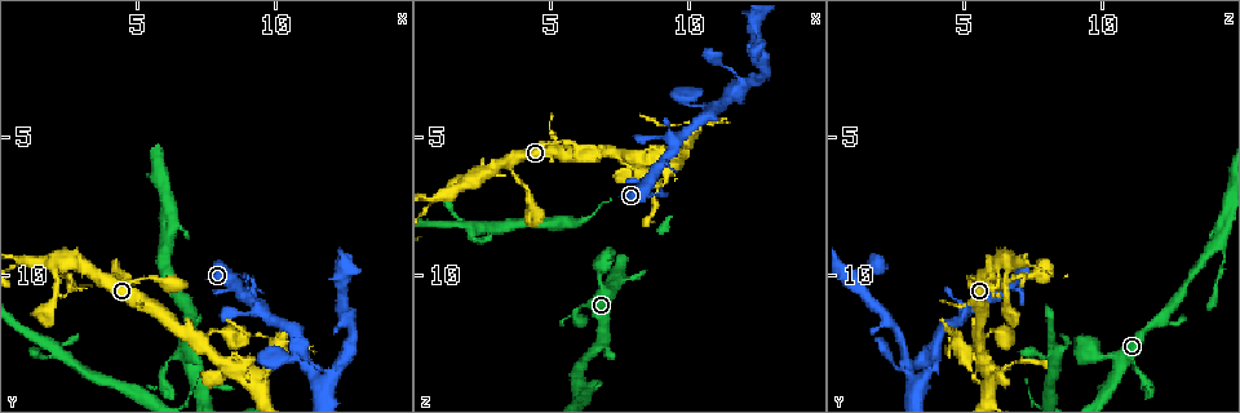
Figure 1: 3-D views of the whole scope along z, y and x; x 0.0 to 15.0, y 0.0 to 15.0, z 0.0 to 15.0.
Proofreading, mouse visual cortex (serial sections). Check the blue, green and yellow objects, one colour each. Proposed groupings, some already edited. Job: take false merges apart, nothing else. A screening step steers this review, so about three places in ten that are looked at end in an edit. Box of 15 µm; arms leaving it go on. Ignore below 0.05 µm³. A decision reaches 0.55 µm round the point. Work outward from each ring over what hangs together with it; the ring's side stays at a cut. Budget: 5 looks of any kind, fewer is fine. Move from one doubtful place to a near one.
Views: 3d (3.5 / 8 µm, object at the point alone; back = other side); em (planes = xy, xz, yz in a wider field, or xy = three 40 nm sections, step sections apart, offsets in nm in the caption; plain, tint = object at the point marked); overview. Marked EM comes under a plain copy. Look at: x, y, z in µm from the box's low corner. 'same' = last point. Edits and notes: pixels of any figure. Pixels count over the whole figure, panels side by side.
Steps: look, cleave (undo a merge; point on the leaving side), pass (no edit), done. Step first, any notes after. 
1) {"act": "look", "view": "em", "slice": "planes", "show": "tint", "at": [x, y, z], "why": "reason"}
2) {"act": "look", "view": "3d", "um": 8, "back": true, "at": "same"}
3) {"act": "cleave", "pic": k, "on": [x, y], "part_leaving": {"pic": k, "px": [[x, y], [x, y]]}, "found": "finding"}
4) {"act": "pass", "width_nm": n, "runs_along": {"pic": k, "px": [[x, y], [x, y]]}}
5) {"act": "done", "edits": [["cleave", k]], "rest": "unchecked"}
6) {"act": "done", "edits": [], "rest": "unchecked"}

{"act": "look", "view": "3d", "um": 3.5, "at": [5.9, 8.9, 14.2], "why": "abrupt turn"}

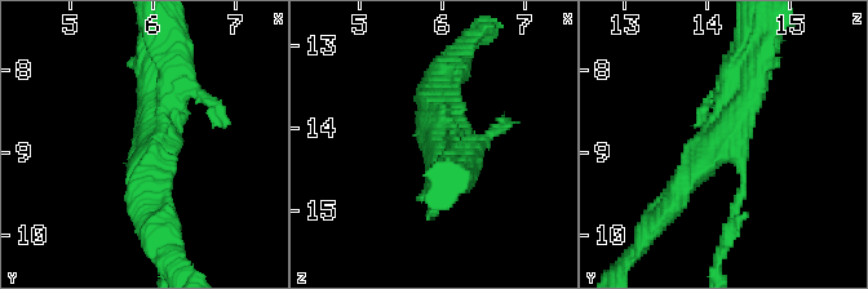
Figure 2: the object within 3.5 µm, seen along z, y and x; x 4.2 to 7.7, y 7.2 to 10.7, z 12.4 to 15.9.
{"act": "look", "view": "em", "slice": "xy", "step": 2, "show": "tint", "at": [6.05, 8.85, 14.10], "arms": 3, "arm_widths_nm": [100, 300, 400]}

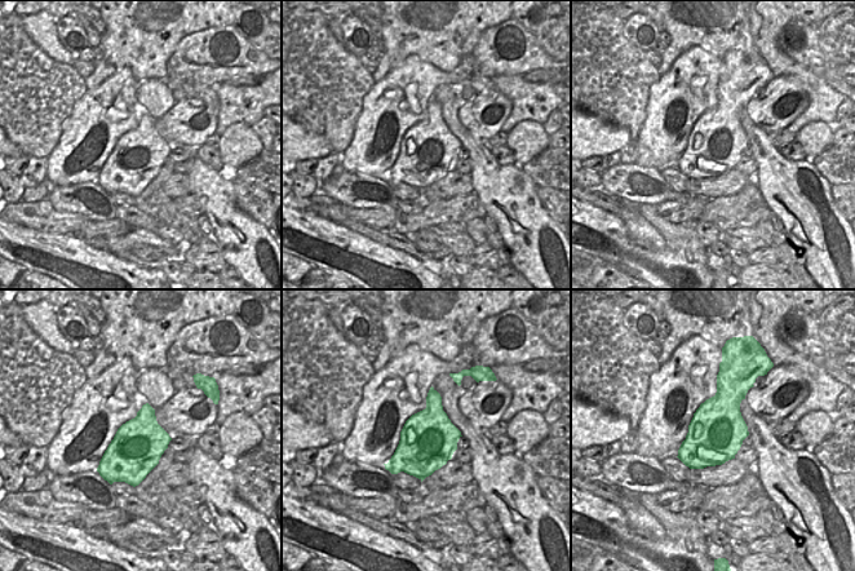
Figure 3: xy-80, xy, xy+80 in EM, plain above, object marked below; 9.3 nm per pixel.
{"act": "pass", "width_nm": 550, "runs_along": {"pic": 2, "px": [[665, 212], [731, 124], [748, 65]]}, "found": "all the same cell"}

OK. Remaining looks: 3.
{"act": "look", "view": "3d", "um": 3.5, "at": [10.1, 12.4, 4.7], "why": "abrupt turn"}

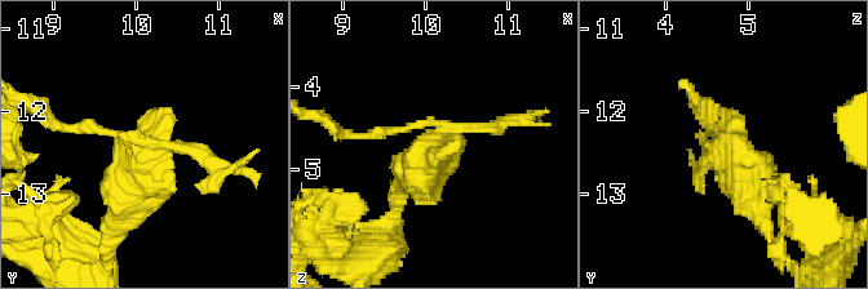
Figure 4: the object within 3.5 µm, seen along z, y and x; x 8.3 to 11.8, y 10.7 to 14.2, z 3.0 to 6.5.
{"act": "look", "view": "em", "slice": "xy", "step": 5, "show": "tint", "at": [10.20, 12.40, 4.65], "why": "shape alone is not enough"}

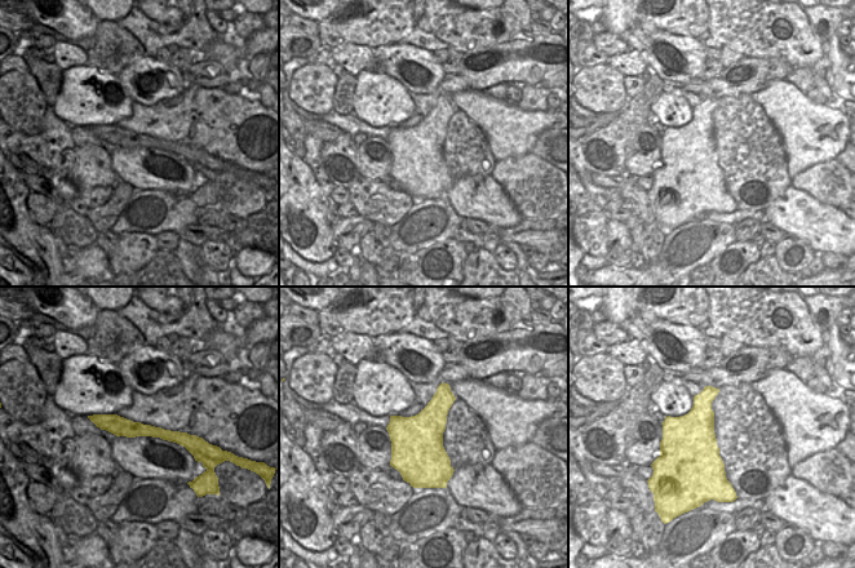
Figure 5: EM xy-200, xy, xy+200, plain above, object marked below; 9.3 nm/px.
{"act": "cleave", "pic": 4, "on": [700, 182], "part_leaving": {"pic": 4, "px": [[707, 145], [703, 112]]}, "found": "a second cell is stuck on"}

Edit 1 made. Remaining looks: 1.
{"act": "done", "edits": [["cleave", 4]], "rest": "unchecked"}

